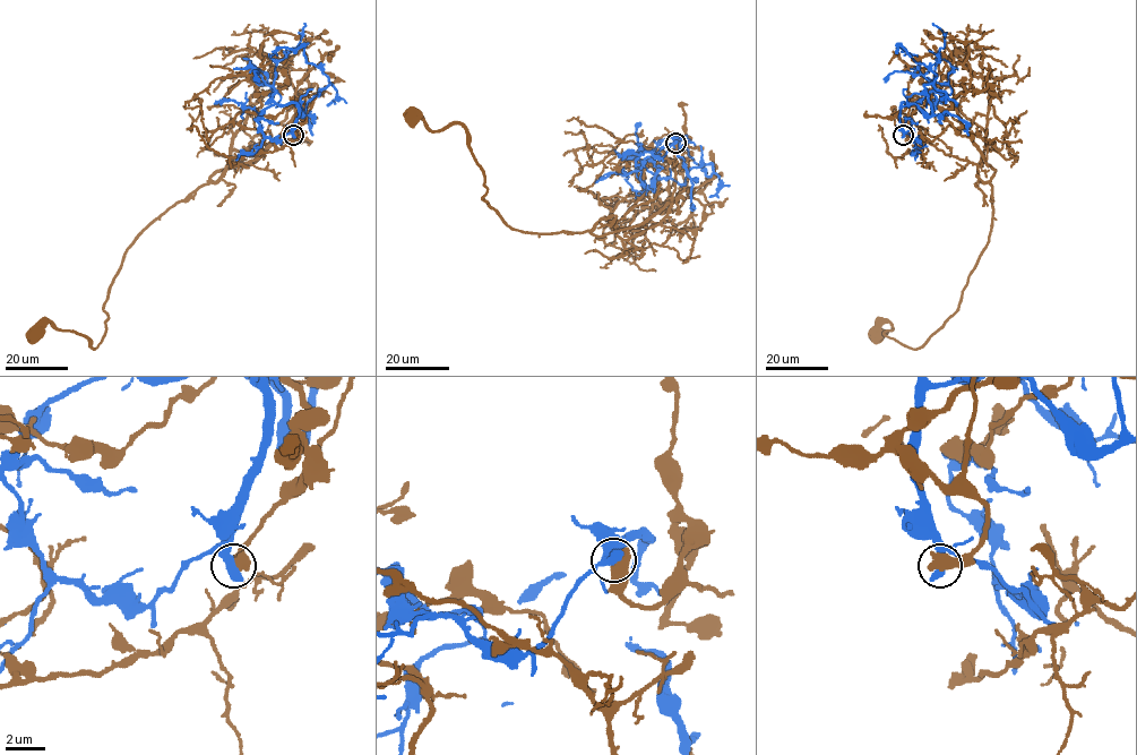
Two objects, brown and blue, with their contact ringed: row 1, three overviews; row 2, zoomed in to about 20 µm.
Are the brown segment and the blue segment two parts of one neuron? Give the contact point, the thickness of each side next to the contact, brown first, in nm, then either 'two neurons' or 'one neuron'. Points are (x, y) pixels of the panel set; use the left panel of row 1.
place (293, 135); calibres 700 and 550 nm; two neurons

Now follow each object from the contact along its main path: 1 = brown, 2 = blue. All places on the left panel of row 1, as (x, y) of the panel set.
1: (293, 135), (306, 95), (255, 161), (217, 171), (139, 234), (109, 290), (96, 348), (51, 322), (34, 334)
2: (293, 135), (295, 104), (303, 117), (307, 103), (330, 82), (307, 61), (304, 44), (281, 46), (270, 57)

